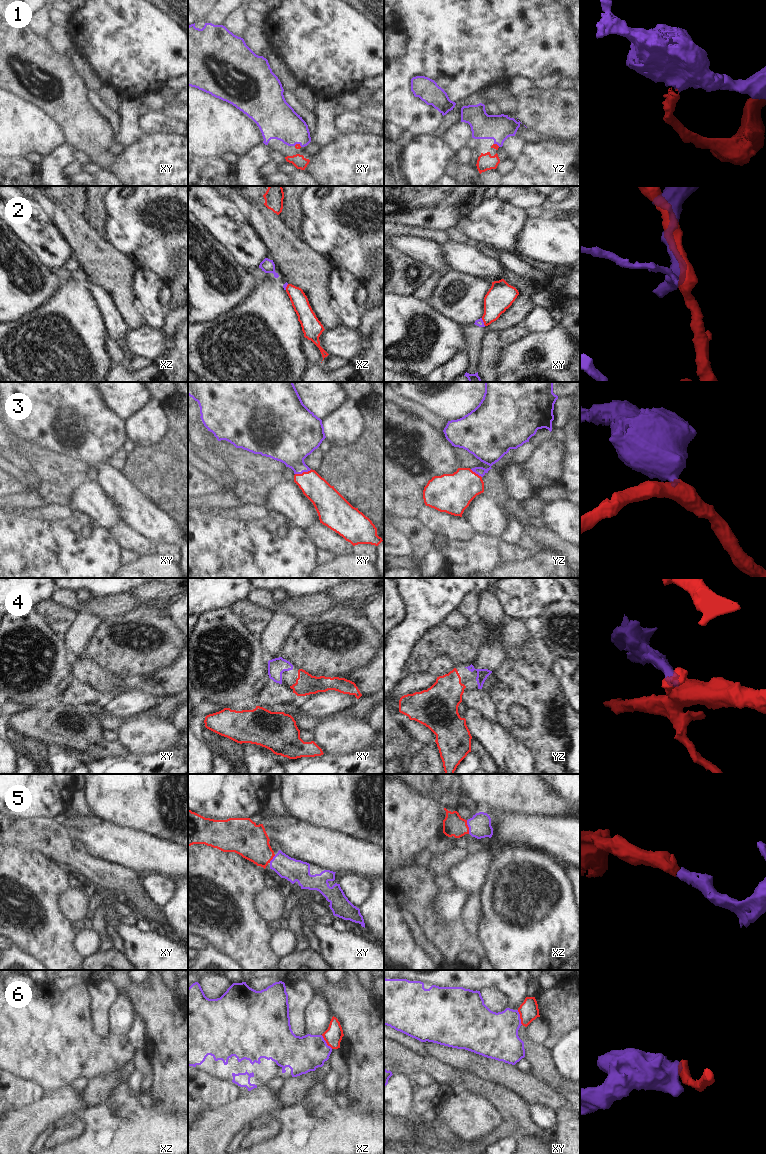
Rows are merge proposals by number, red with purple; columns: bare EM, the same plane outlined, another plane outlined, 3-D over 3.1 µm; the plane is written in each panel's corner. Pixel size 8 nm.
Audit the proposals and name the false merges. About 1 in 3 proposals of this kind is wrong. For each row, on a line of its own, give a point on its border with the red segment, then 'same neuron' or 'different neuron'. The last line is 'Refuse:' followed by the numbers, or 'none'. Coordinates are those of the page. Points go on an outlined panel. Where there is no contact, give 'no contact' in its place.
1: contact xy (298, 144); same neuron
2: contact xy (483, 321); different neuron
3: contact xy (303, 472); same neuron
4: no contact; same neuron
5: contact xz (468, 827); same neuron
6: contact xz (326, 1042); different neuron
Refuse: 2, 6

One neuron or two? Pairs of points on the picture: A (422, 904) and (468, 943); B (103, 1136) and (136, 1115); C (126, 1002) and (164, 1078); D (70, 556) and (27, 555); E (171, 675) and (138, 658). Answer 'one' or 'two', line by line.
A: one
B: one
C: two
D: one
E: two

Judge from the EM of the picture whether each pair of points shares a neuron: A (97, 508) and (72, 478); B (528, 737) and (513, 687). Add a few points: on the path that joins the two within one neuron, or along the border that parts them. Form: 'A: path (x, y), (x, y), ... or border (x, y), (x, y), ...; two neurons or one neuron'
A: border (88, 480), (74, 493), (69, 503); two neurons
B: path (536, 725), (536, 710), (525, 699); one neuron

